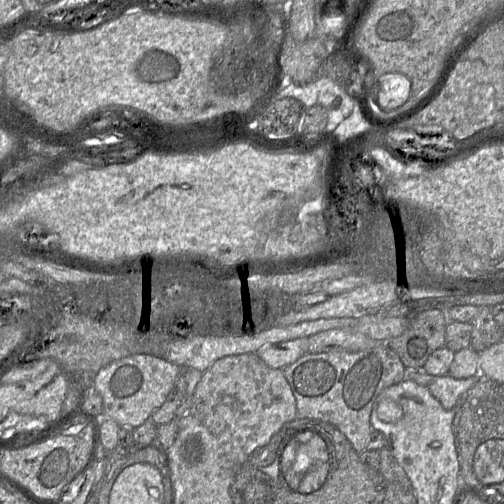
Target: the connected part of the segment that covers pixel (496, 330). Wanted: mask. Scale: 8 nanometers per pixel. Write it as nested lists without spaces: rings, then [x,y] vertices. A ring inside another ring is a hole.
[[[479,307],[480,312],[469,321],[472,324],[470,347],[482,352],[503,339],[502,329],[491,314],[491,307]]]

